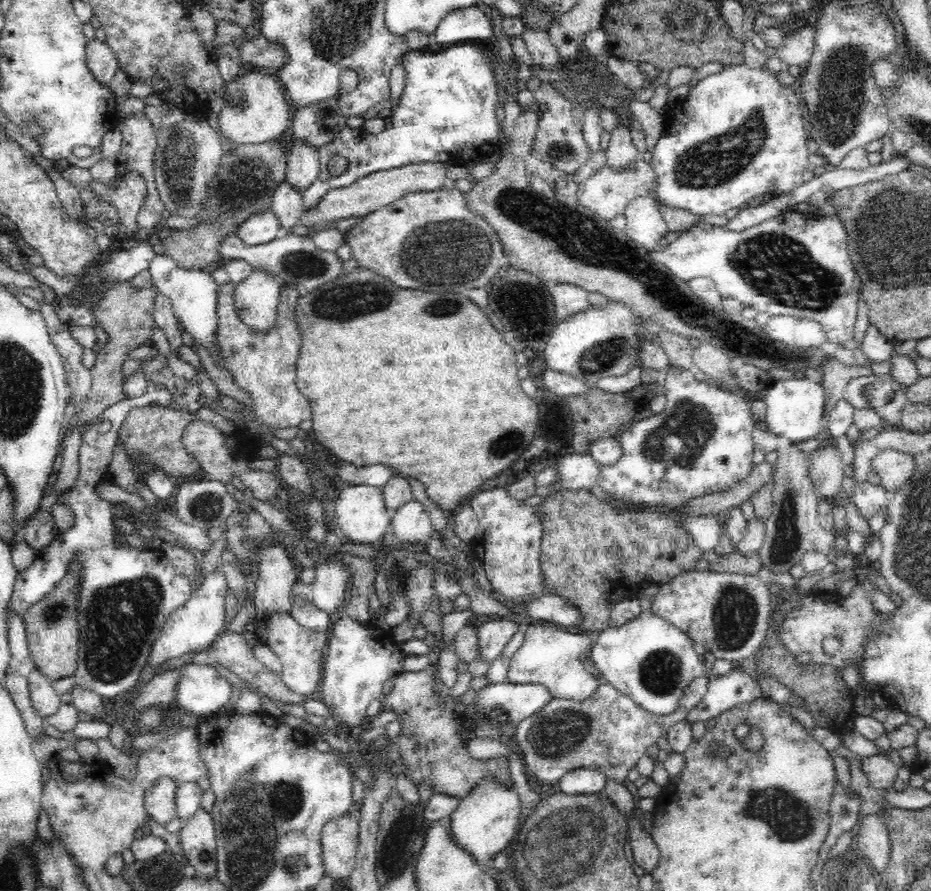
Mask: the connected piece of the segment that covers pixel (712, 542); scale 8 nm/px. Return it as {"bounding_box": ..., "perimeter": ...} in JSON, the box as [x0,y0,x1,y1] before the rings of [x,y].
{"bounding_box":[685,513,728,552],"perimeter":[[[728,513],[717,516],[685,516],[685,526],[688,534],[692,536],[692,541],[702,552],[713,550],[723,534]]]}

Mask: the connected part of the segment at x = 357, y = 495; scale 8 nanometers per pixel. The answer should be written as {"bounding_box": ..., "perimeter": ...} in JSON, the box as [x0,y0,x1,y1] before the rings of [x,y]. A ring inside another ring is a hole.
{"bounding_box":[336,485,391,544],"perimeter":[[[367,485],[342,486],[342,492],[336,500],[336,515],[341,534],[348,534],[348,538],[355,544],[372,544],[383,542],[384,535],[391,527],[390,514],[385,506],[383,491],[380,487]]]}

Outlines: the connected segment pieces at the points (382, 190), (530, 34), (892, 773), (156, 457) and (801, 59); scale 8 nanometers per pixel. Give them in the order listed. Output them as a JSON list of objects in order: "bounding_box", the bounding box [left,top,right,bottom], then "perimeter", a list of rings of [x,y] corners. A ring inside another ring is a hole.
[{"bounding_box":[299,162,447,228],"perimeter":[[[419,162],[381,170],[359,178],[354,184],[328,191],[318,202],[317,207],[305,210],[299,218],[299,224],[306,228],[316,228],[334,220],[365,217],[367,214],[400,200],[403,196],[420,191],[435,191],[446,182],[447,162]]]},{"bounding_box":[522,26,561,72],"perimeter":[[[525,26],[522,39],[524,39],[526,47],[530,51],[534,65],[539,65],[541,72],[555,70],[558,67],[561,57],[551,42],[548,32],[533,30]]]},{"bounding_box":[862,754,898,791],"perimeter":[[[887,754],[868,755],[862,758],[862,770],[876,790],[884,791],[893,788],[898,768]]]},{"bounding_box":[117,404,202,483],"perimeter":[[[149,404],[142,408],[133,408],[126,415],[118,431],[117,444],[124,444],[128,456],[132,452],[145,454],[149,464],[157,464],[164,474],[178,478],[180,483],[195,481],[202,473],[201,466],[196,457],[186,450],[182,443],[182,436],[185,428],[196,420],[198,419],[195,412],[170,409],[160,405]]]},{"bounding_box":[777,23,815,67],"perimeter":[[[810,23],[798,28],[790,36],[784,38],[783,44],[777,49],[777,55],[783,66],[805,67],[813,54],[815,46],[815,28]]]}]

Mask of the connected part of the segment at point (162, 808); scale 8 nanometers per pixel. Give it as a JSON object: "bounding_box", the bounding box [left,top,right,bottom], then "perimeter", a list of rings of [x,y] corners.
{"bounding_box":[145,778,178,827],"perimeter":[[[172,778],[158,779],[145,792],[145,812],[163,827],[173,818],[177,818],[175,803],[178,782]]]}

